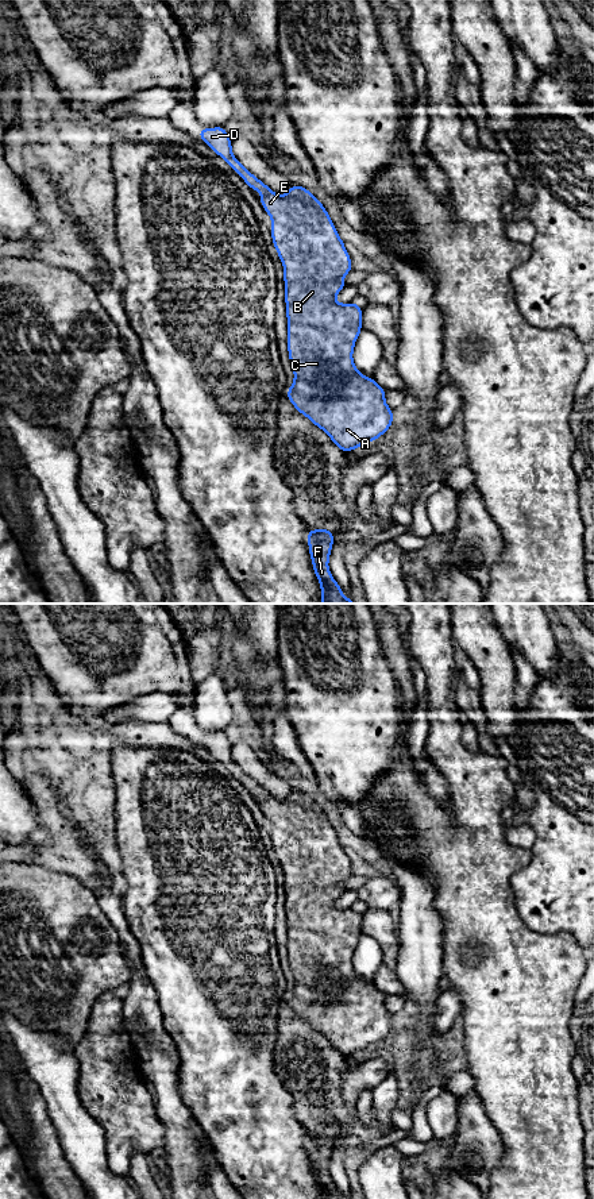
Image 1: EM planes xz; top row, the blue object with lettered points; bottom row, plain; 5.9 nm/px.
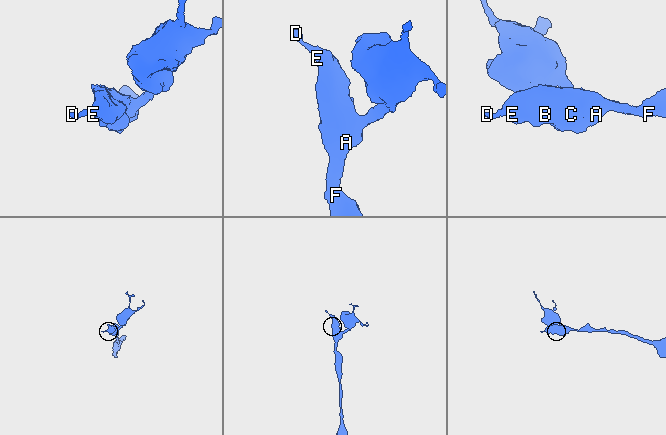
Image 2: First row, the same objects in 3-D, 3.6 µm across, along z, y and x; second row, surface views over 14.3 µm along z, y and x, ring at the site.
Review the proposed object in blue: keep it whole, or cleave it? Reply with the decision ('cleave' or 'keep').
keep

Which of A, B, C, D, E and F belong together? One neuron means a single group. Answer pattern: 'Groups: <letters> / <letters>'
Groups: A B C D E F

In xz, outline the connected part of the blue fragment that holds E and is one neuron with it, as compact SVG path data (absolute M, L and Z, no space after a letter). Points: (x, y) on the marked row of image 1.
M224 127L201 128L197 135L202 142L208 143L219 157L224 158L227 165L238 171L252 190L262 192L259 200L271 217L273 243L285 270L288 350L289 361L294 371L294 382L286 392L289 401L300 413L321 428L343 452L352 451L359 446L377 440L393 425L393 410L385 402L386 390L379 388L374 378L364 377L354 366L352 351L355 340L362 331L362 308L358 302L338 304L335 301L335 296L347 286L343 277L352 270L352 265L344 248L344 242L339 238L327 209L308 189L300 185L292 185L285 196L274 193L232 155L232 139Z

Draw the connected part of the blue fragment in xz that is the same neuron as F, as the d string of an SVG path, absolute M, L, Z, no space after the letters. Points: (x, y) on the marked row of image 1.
M324 528L308 531L309 555L315 574L321 586L321 604L355 604L343 595L340 586L336 583L328 570L329 554L333 545L333 532Z

